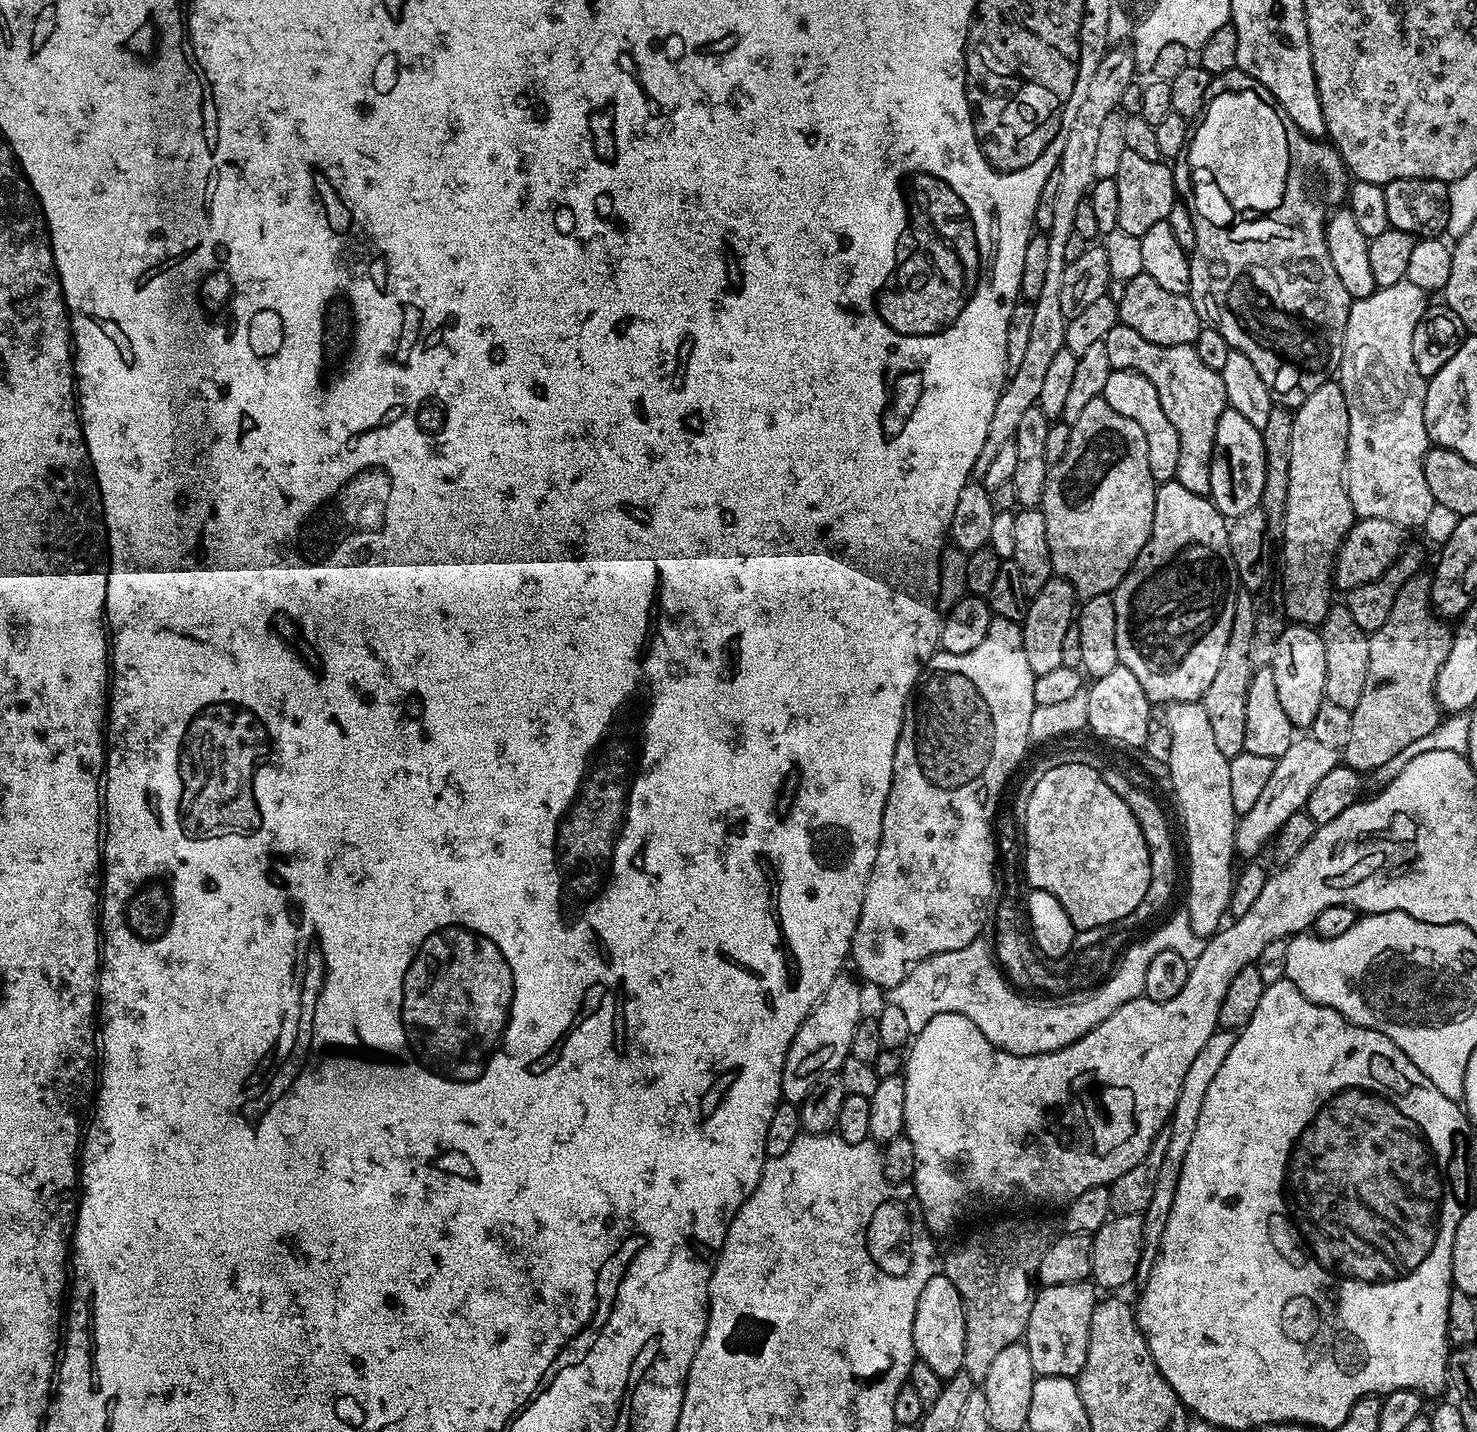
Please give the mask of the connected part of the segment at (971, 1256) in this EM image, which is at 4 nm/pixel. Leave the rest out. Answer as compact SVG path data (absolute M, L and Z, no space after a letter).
M1000 1220L989 1228L980 1228L965 1238L964 1244L952 1248L948 1257L943 1257L942 1274L954 1282L954 1290L962 1298L964 1307L964 1325L966 1326L966 1338L964 1339L964 1353L962 1362L963 1372L970 1374L973 1382L982 1382L986 1378L990 1365L994 1363L994 1357L1006 1346L1021 1343L1024 1332L1030 1322L1030 1310L1034 1287L1032 1280L1037 1279L1036 1271L1042 1262L1042 1254L1046 1254L1049 1244L1054 1239L1051 1232L1044 1224L1036 1220Z

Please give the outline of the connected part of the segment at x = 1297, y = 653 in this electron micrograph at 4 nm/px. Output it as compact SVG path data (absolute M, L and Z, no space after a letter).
M1289 623L1274 650L1270 667L1282 710L1286 710L1286 718L1290 718L1293 729L1311 729L1314 718L1318 715L1318 706L1322 706L1325 701L1326 646L1322 646L1319 631L1307 624Z

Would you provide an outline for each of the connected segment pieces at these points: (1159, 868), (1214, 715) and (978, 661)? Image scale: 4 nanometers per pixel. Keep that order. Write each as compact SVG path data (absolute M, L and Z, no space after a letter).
M1104 768L1102 775L1106 786L1130 806L1130 814L1138 818L1138 826L1142 830L1142 838L1146 838L1146 846L1150 854L1150 886L1146 890L1146 898L1139 906L1122 921L1123 927L1132 928L1135 924L1140 924L1143 920L1148 920L1168 899L1172 896L1172 891L1176 888L1176 848L1172 845L1172 828L1168 825L1168 816L1160 809L1160 804L1148 792L1143 792L1132 780L1127 780L1120 772L1115 772L1112 768Z
M1237 591L1234 602L1234 622L1230 622L1230 638L1226 638L1226 650L1222 650L1222 662L1214 674L1214 682L1206 686L1202 703L1210 721L1210 731L1214 733L1214 746L1227 758L1233 760L1245 752L1246 742L1246 694L1250 690L1253 666L1250 649L1254 647L1254 614L1256 602L1253 593Z
M994 618L990 622L990 630L986 630L986 638L974 650L966 654L950 654L938 650L924 663L919 678L912 688L912 695L904 707L904 721L898 738L898 746L894 750L894 770L890 794L886 798L886 806L882 814L882 834L878 842L878 854L874 858L874 866L870 870L870 878L866 882L862 910L858 918L858 926L852 939L851 963L856 963L859 979L865 985L873 984L876 988L889 990L906 978L916 964L932 955L943 951L961 950L981 935L984 919L989 919L990 905L993 903L992 891L996 888L996 840L992 837L992 819L996 816L996 803L1000 800L1000 791L1008 780L1008 775L1020 764L1024 751L1030 747L1030 714L1034 714L1034 682L1036 676L1030 670L1030 662L1026 659L1023 627L1015 620Z

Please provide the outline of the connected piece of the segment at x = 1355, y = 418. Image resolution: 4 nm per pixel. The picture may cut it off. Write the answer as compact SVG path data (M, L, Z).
M1406 278L1394 282L1394 286L1377 288L1366 298L1353 300L1348 311L1344 353L1338 373L1338 383L1346 398L1346 410L1350 414L1346 487L1352 511L1359 519L1386 518L1408 530L1426 523L1432 516L1432 508L1434 509L1424 469L1424 459L1430 447L1424 421L1428 380L1418 374L1412 349L1414 326L1418 326L1424 309L1429 304L1429 297L1424 291Z

